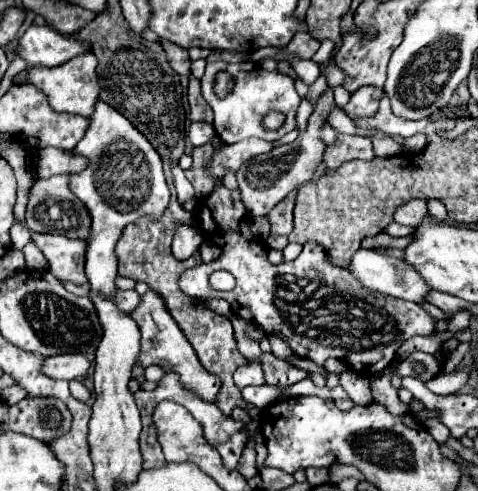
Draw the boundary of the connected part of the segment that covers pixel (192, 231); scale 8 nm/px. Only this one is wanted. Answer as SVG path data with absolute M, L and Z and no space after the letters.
M178 226L172 242L172 254L176 260L188 260L202 244L202 234L192 226Z

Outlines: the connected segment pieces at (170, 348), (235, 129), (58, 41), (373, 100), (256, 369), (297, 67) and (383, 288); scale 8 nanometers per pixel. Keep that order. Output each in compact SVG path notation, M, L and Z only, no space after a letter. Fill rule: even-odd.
M148 290L144 296L142 296L142 302L140 306L130 314L138 326L140 326L140 332L142 332L142 350L140 350L140 358L138 362L146 368L148 364L158 364L162 366L164 370L174 370L180 374L180 382L184 388L190 388L194 390L200 398L208 400L208 402L214 402L216 394L218 394L218 388L220 388L220 380L212 374L208 374L192 344L186 340L184 332L180 330L180 326L176 324L176 320L168 314L168 308L164 306L164 300L160 298L160 294L156 294L154 290Z
M212 62L206 66L206 72L202 76L202 96L206 98L206 102L210 104L210 108L214 110L214 128L216 134L222 142L226 144L234 144L240 142L244 138L266 138L266 140L280 140L284 134L288 134L294 126L296 126L296 110L300 104L300 96L294 90L294 80L286 74L280 72L268 72L262 70L258 64L254 62L240 62L240 64L228 64L228 62ZM226 70L236 78L236 90L232 94L228 94L226 98L216 98L212 84L214 84L214 76L216 72ZM268 112L282 112L286 116L284 124L278 130L266 130L262 120Z
M32 24L18 38L14 58L26 60L28 66L58 66L88 48L88 44L74 38L66 38L48 26Z
M362 86L360 90L356 90L350 98L350 102L342 108L352 120L356 118L372 118L372 114L376 114L378 110L378 102L380 102L380 94L382 88L374 88L374 86Z
M250 362L250 364L244 364L240 368L236 368L236 374L234 374L234 382L236 386L242 390L244 386L260 386L264 384L264 374L262 374L262 368L260 364L256 362Z
M288 54L288 62L290 62L290 66L294 68L294 72L296 72L306 84L312 84L312 82L318 78L318 74L320 74L320 68L318 68L318 64L316 64L314 60L306 60L306 58L300 58L300 56L296 56L296 54Z
M366 248L356 250L356 256L350 258L350 264L346 266L346 270L366 290L376 290L376 292L382 292L382 294L388 294L388 296L396 296L396 298L410 300L410 302L424 302L424 296L430 290L430 286L426 286L424 280L416 274L416 270L410 268L404 260L386 256L386 254L378 252L378 250L366 250Z

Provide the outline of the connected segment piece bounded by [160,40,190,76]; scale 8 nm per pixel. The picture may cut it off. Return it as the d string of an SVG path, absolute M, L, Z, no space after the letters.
M160 40L160 44L162 44L162 48L164 48L166 56L168 56L170 66L172 66L178 74L188 76L188 74L190 74L190 58L188 58L188 50L182 48L182 46L176 46L176 44L168 42L168 40Z

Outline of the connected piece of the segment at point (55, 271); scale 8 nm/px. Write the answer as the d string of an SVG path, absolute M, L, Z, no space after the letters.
M30 234L32 242L48 260L48 272L62 282L86 284L84 274L84 240L70 240L60 234Z

